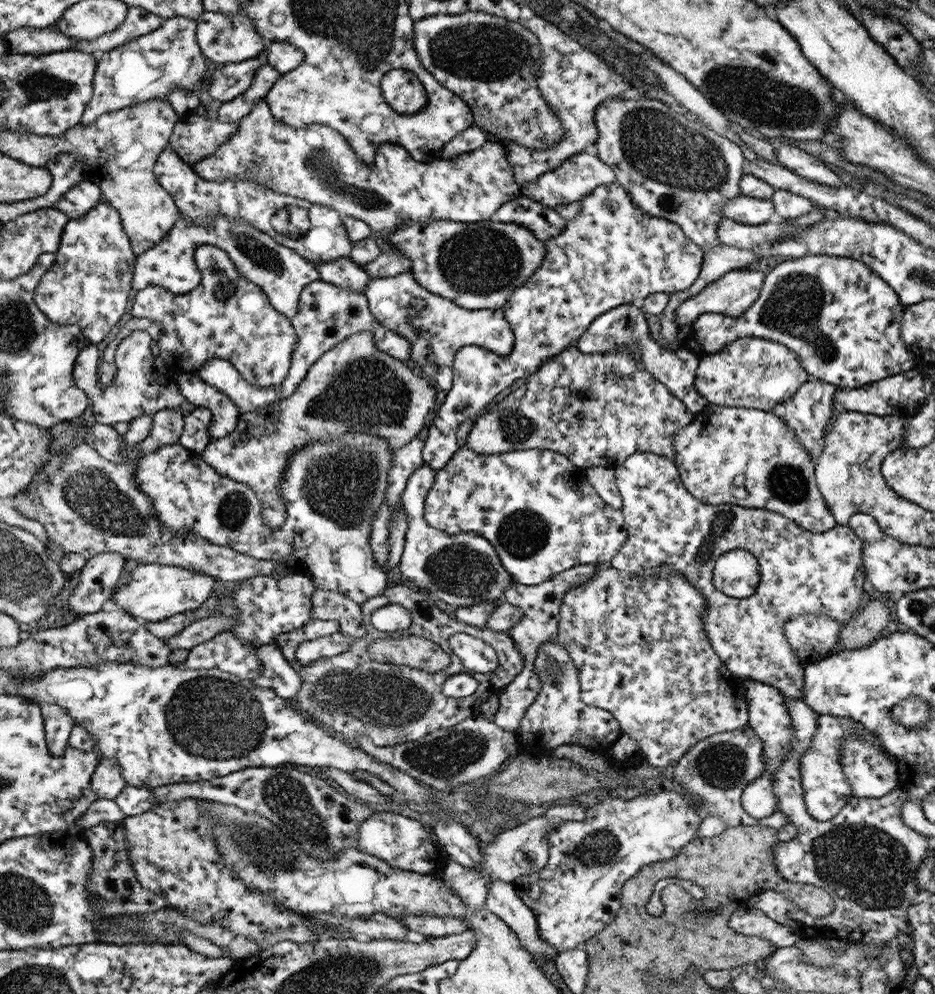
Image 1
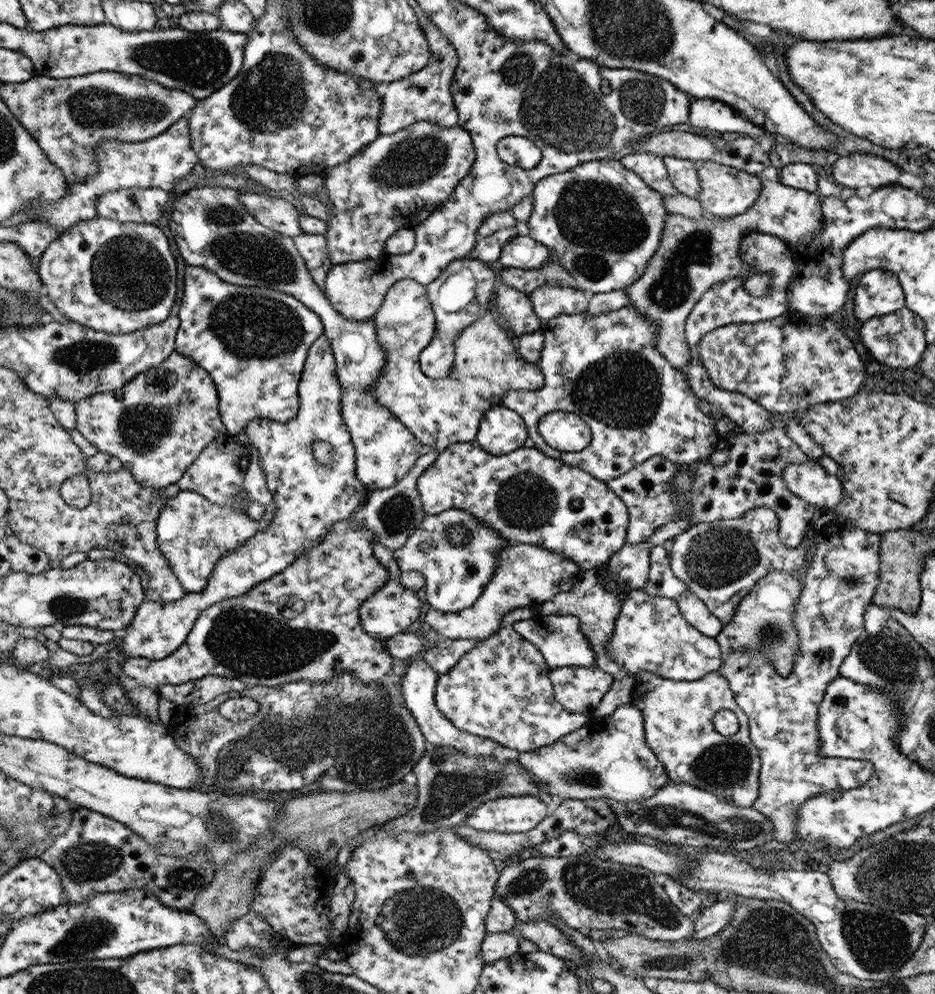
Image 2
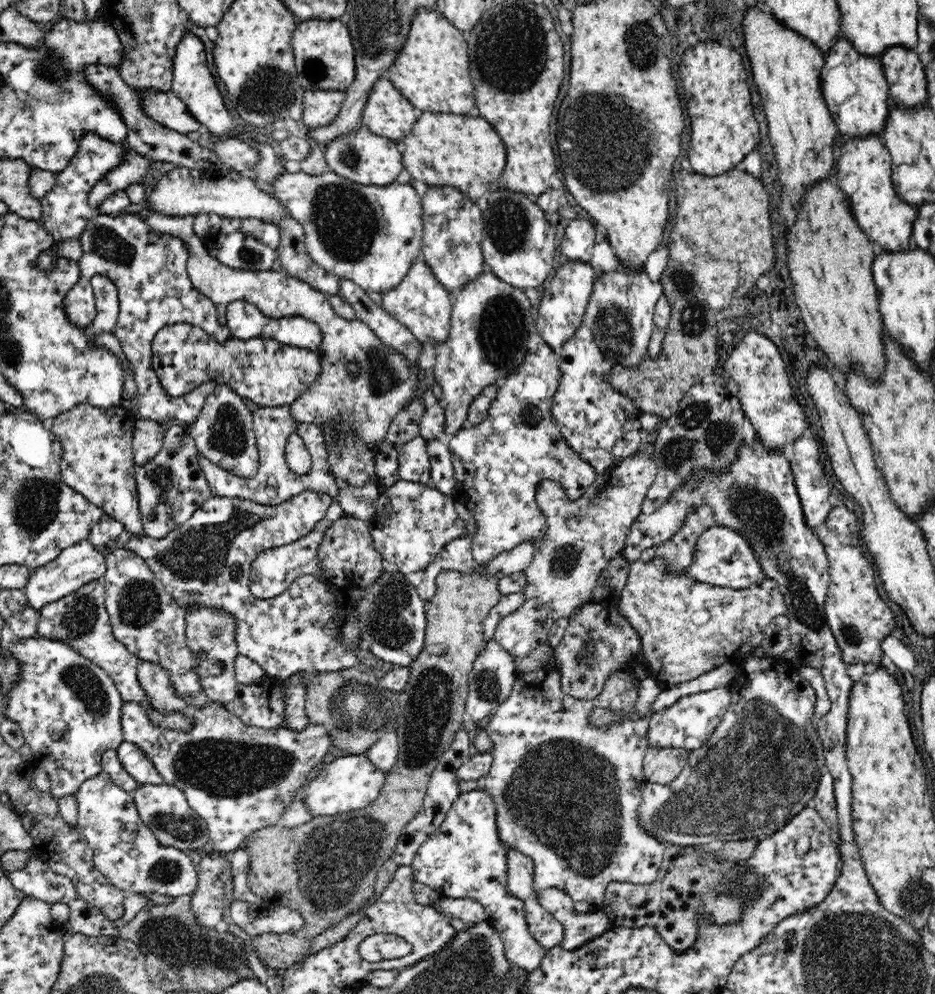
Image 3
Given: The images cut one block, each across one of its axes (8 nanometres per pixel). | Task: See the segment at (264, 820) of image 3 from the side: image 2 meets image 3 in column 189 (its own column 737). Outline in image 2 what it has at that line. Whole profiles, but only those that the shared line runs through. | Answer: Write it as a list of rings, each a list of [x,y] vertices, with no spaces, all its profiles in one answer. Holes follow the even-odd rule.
[[[637,671],[634,678],[636,685],[629,703],[633,703],[641,711],[645,744],[657,757],[659,764],[663,765],[669,782],[690,784],[725,799],[731,797],[731,801],[739,807],[751,807],[757,798],[759,755],[748,735],[747,715],[735,703],[727,680],[718,671],[708,672],[691,682],[661,678],[649,671]],[[720,710],[730,710],[735,713],[738,722],[735,734],[721,736],[719,732],[715,732],[711,719],[712,715]]]

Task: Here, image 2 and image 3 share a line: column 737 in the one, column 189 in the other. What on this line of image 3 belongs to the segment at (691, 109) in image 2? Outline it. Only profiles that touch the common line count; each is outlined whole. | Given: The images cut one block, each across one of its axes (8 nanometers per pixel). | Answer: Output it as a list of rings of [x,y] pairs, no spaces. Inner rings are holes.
[[[136,89],[142,112],[160,126],[190,134],[199,130],[198,124],[186,108],[186,105],[171,90]]]

